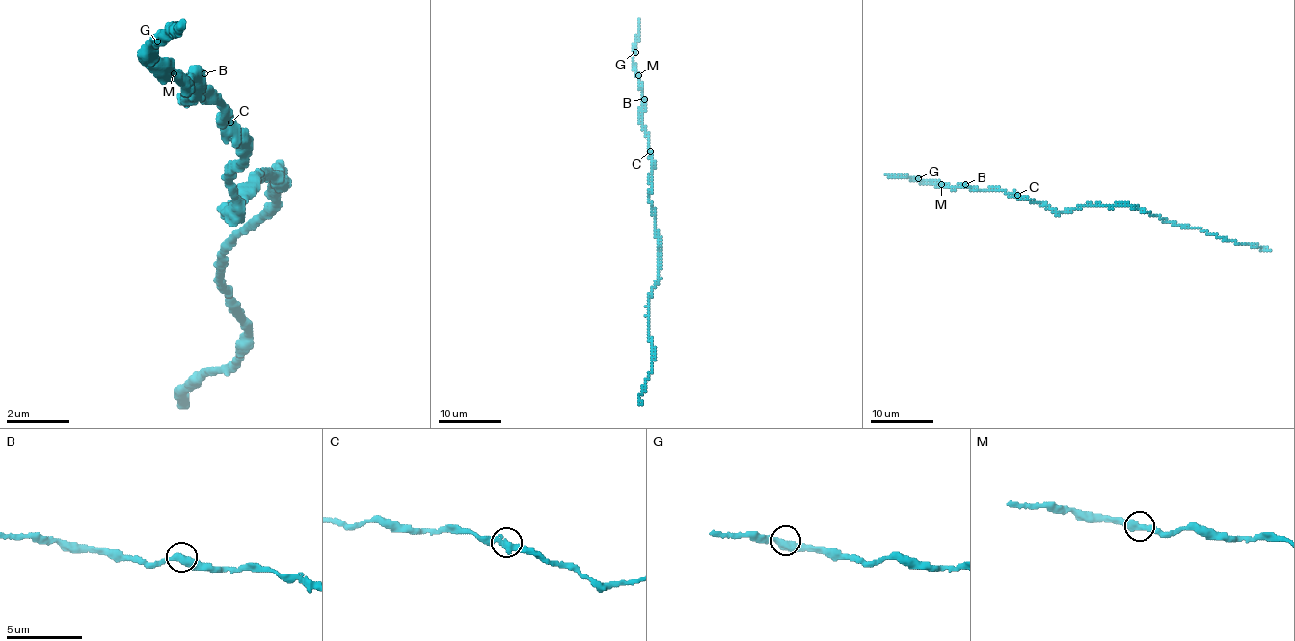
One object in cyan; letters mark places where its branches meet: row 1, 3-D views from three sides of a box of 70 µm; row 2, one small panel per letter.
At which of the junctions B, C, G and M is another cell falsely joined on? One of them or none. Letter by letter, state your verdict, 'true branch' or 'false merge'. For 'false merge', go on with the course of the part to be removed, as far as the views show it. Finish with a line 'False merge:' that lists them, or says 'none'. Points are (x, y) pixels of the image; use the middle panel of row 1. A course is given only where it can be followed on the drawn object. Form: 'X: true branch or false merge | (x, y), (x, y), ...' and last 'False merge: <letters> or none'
B: true branch
C: true branch
G: true branch
M: true branch
False merge: none

